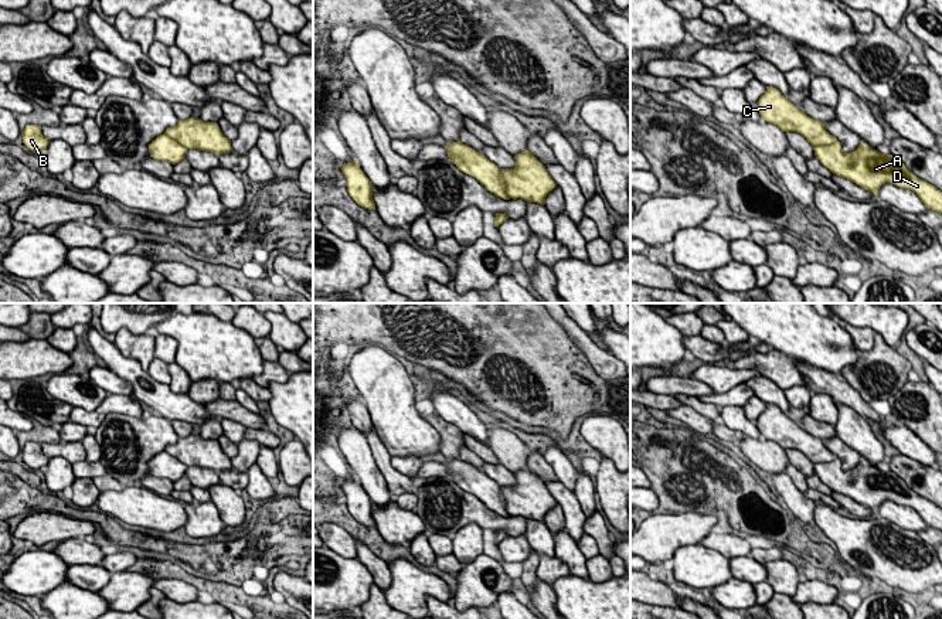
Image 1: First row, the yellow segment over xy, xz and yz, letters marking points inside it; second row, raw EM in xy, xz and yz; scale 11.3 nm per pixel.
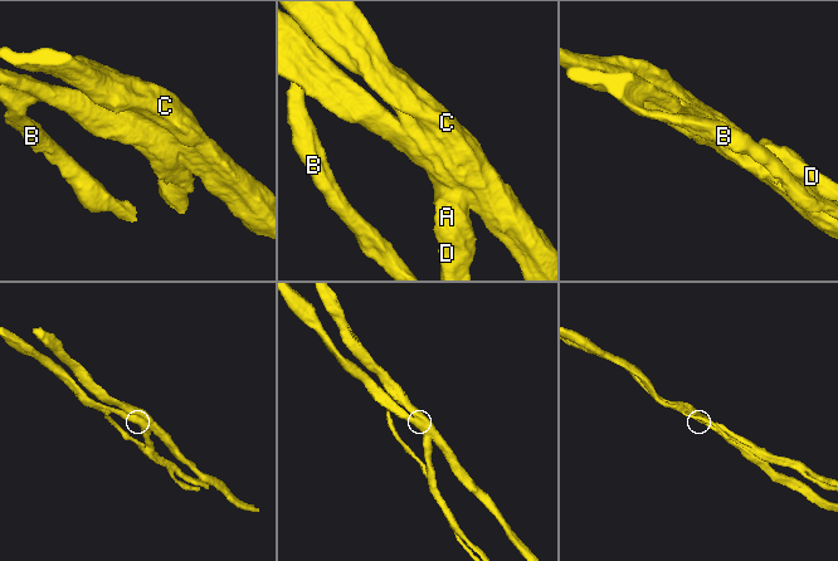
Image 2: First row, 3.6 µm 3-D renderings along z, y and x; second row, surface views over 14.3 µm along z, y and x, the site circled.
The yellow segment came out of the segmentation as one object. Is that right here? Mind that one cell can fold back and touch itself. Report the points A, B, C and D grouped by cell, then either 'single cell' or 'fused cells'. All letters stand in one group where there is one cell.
groups A B D / C; fused cells

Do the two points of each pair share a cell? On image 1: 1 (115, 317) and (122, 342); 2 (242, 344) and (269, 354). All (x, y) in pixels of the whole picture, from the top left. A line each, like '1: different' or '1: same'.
1: different
2: different

